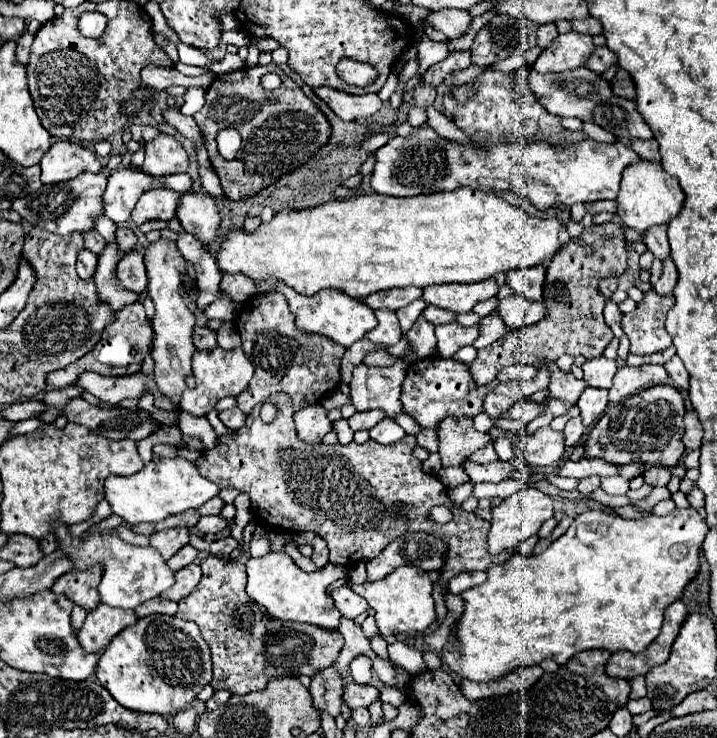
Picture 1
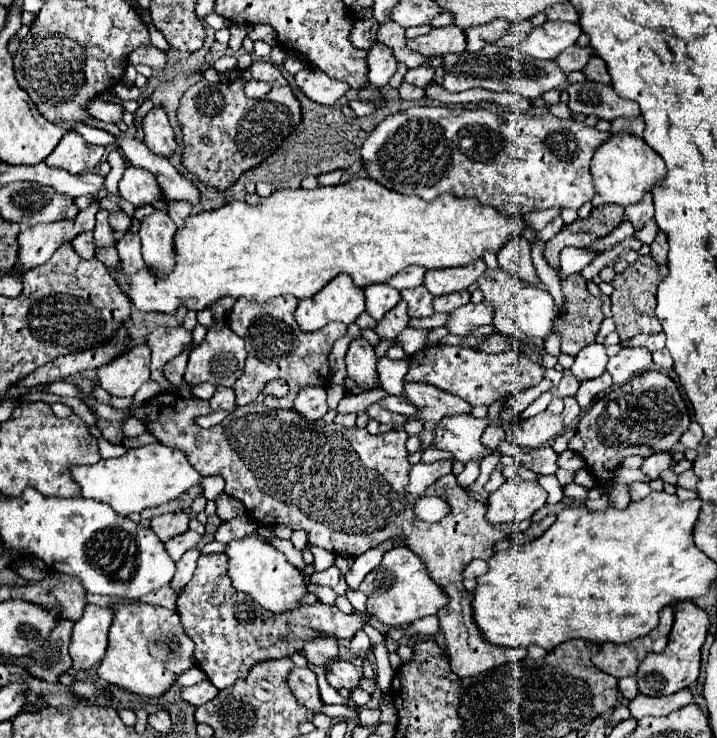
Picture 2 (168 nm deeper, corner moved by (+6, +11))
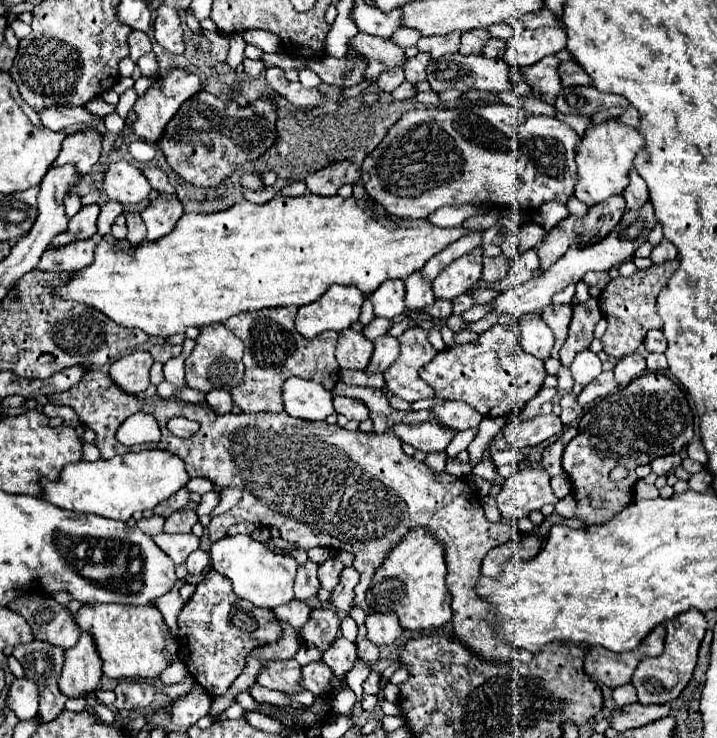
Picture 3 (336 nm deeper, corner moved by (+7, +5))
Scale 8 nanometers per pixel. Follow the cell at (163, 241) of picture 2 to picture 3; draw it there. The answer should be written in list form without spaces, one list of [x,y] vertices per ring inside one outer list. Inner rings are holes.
[[[156,198],[142,212],[142,220],[148,228],[146,238],[152,242],[170,234],[182,214],[184,212],[182,212],[182,204],[178,198]]]

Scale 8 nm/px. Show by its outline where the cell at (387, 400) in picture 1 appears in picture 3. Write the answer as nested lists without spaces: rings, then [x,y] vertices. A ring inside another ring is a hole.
[[[342,330],[336,346],[336,360],[340,368],[350,370],[366,370],[372,358],[372,342],[366,340],[360,332]]]

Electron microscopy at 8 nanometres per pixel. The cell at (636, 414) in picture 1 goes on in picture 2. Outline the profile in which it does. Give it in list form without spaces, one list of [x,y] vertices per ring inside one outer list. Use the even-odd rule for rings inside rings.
[[[643,372],[641,376],[635,376],[635,380],[629,380],[623,388],[615,388],[607,392],[603,398],[599,398],[579,420],[575,436],[569,440],[569,450],[579,454],[585,462],[585,466],[591,470],[591,474],[597,478],[597,484],[605,486],[615,478],[617,468],[623,464],[625,456],[639,454],[643,458],[655,454],[655,452],[671,452],[671,448],[681,440],[683,432],[689,428],[689,410],[677,390],[677,384],[663,372]]]

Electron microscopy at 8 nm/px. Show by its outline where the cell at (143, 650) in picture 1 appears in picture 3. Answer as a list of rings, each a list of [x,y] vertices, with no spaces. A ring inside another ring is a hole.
[[[84,604],[80,612],[74,616],[80,630],[86,630],[94,636],[98,654],[102,658],[102,670],[108,678],[140,678],[152,680],[158,678],[160,672],[168,666],[168,662],[178,654],[178,640],[170,634],[160,610],[156,606],[124,606],[124,604]]]

